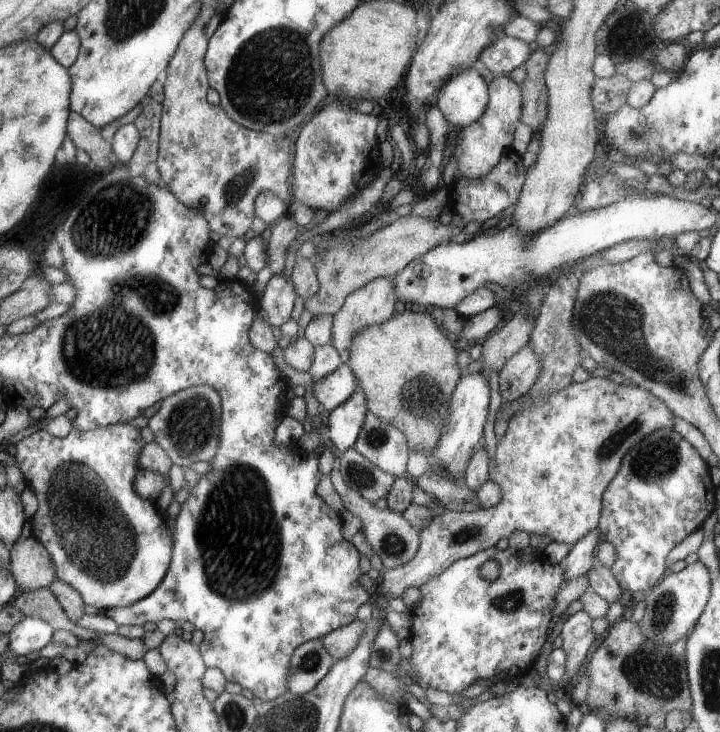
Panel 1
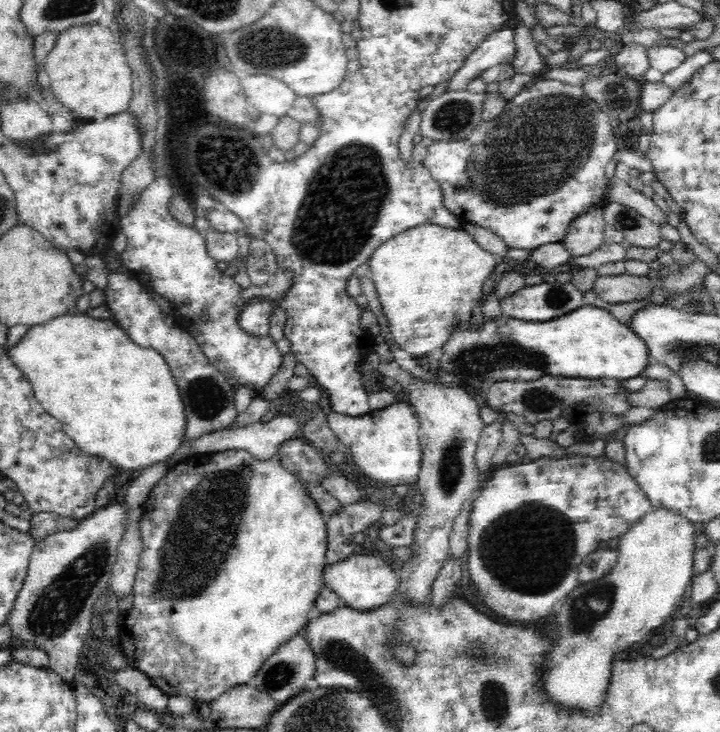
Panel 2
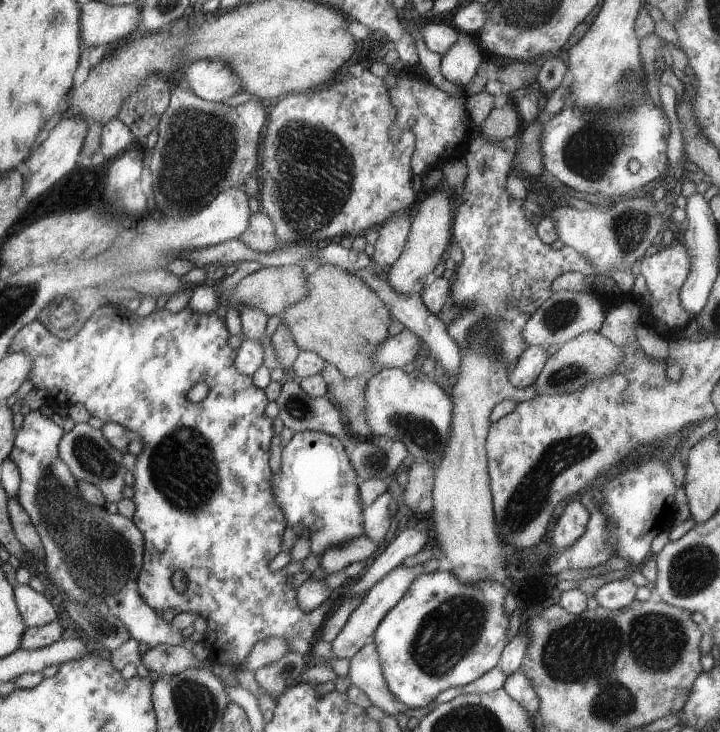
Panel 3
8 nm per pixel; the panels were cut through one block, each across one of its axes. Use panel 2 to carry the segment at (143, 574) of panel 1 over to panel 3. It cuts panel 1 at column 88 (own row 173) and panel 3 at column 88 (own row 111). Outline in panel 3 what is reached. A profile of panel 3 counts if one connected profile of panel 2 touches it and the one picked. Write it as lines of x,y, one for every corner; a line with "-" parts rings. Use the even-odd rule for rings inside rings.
39,409
31,410
24,416
22,426
18,430
17,446
9,457
20,472
21,483
16,498
30,516
43,544
46,558
44,572
50,580
50,585
64,595
67,594
70,600
78,604
104,602
112,614
124,624
130,636
138,642
144,642
150,647
162,644
184,645
184,640
189,634
164,622
140,596
138,578
141,577
145,564
145,534
133,518
124,517
119,513
109,514
105,507
91,505
82,498
78,478
72,474
68,464
58,454
58,442
62,436
64,430
52,418
43,415

